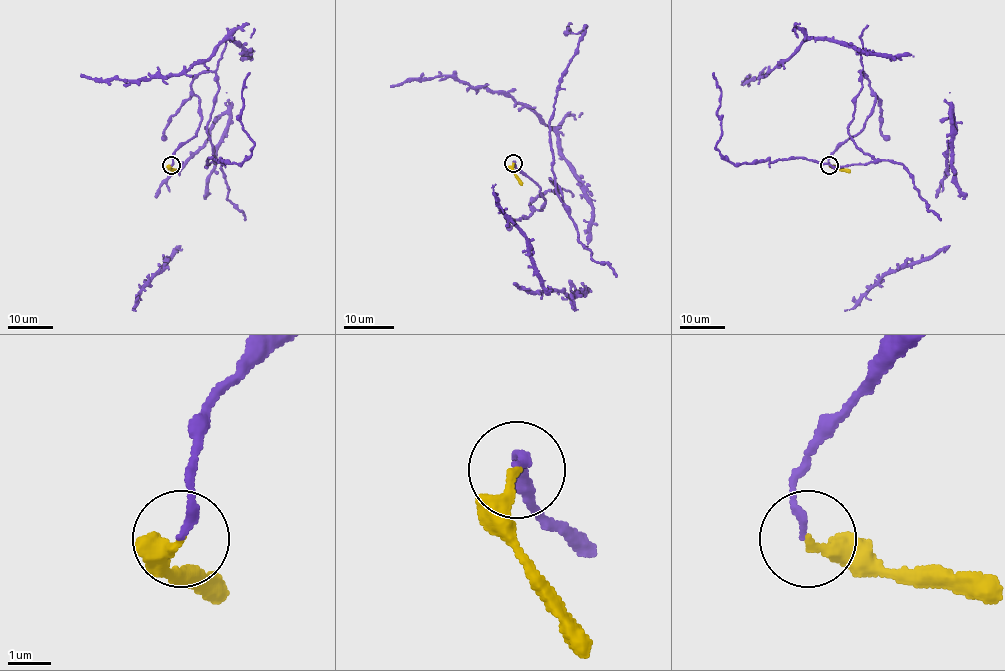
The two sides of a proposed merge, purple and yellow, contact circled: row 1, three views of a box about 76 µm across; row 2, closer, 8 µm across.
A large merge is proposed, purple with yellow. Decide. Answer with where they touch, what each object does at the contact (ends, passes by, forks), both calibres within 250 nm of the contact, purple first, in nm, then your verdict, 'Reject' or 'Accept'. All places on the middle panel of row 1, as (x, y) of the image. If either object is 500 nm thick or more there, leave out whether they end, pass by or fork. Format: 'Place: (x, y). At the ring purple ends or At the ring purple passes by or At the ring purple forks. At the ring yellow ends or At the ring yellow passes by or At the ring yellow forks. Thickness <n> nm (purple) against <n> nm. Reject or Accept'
Place: (513, 163). At the ring purple ends. At the ring yellow ends. Thickness 180 nm (purple) against 260 nm. Accept

